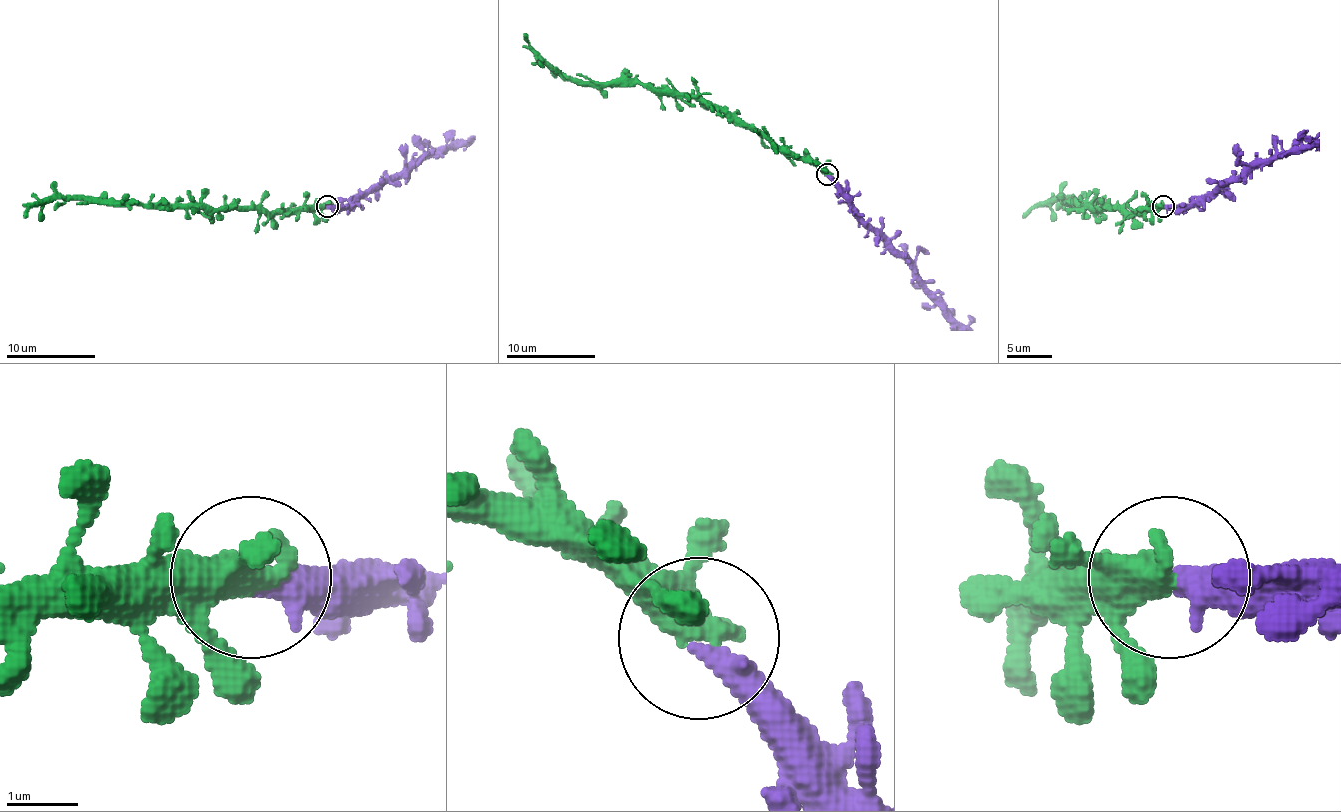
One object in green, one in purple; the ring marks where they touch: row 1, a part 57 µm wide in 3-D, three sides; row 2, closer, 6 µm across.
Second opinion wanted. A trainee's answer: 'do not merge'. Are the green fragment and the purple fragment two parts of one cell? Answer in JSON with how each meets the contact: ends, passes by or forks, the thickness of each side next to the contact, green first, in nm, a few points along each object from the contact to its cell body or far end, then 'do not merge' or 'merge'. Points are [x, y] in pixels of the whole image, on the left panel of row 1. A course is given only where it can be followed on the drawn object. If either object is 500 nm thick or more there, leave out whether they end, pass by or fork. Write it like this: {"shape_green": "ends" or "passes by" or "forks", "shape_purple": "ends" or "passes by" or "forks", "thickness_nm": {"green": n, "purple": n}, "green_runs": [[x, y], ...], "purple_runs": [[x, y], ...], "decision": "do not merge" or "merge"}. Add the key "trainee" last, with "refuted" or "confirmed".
{"shape_green": "passes by", "shape_purple": "ends", "thickness_nm": {"green": 400, "purple": 400}, "green_runs": [[326, 207], [261, 211], [98, 204], [60, 198], [35, 202], [24, 218]], "purple_runs": [[326, 207], [353, 207], [375, 189], [393, 182], [407, 169], [458, 146], [469, 140], [467, 137]], "decision": "merge", "trainee": "refuted"}

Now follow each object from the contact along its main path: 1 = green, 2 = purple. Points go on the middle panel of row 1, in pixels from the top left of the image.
1: (826, 174), (781, 154), (761, 136), (694, 98), (658, 95), (641, 84), (573, 82), (560, 75), (524, 33)
2: (826, 176), (853, 209), (965, 326), (969, 321), (967, 315)

